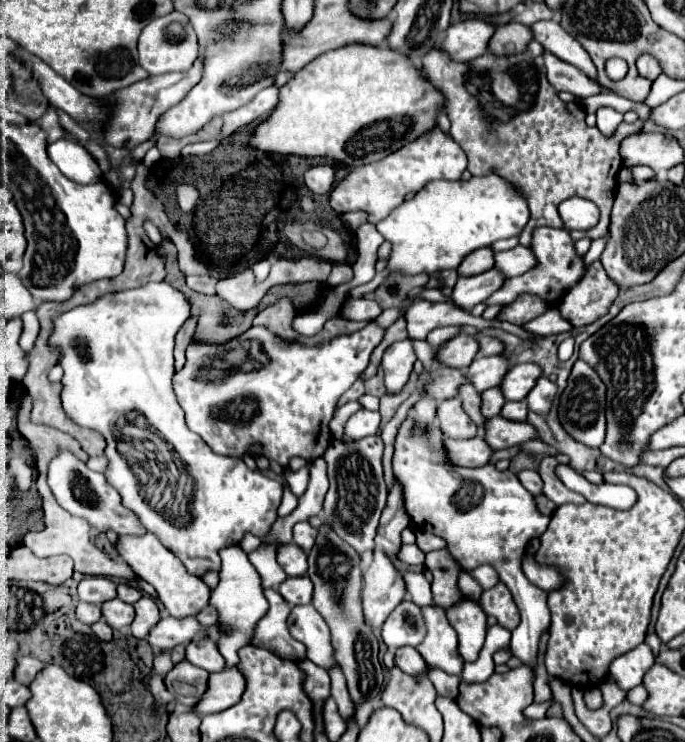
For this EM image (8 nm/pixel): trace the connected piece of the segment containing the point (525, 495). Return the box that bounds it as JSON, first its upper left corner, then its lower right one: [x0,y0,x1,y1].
[393,419,549,675]

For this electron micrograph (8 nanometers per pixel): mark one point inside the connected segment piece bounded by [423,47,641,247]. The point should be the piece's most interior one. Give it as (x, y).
(507, 118)

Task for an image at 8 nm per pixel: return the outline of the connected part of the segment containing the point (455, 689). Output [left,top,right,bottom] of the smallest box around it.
[427,669,461,699]

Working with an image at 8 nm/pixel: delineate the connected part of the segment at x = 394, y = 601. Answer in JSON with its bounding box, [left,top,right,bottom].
[363,549,405,629]

